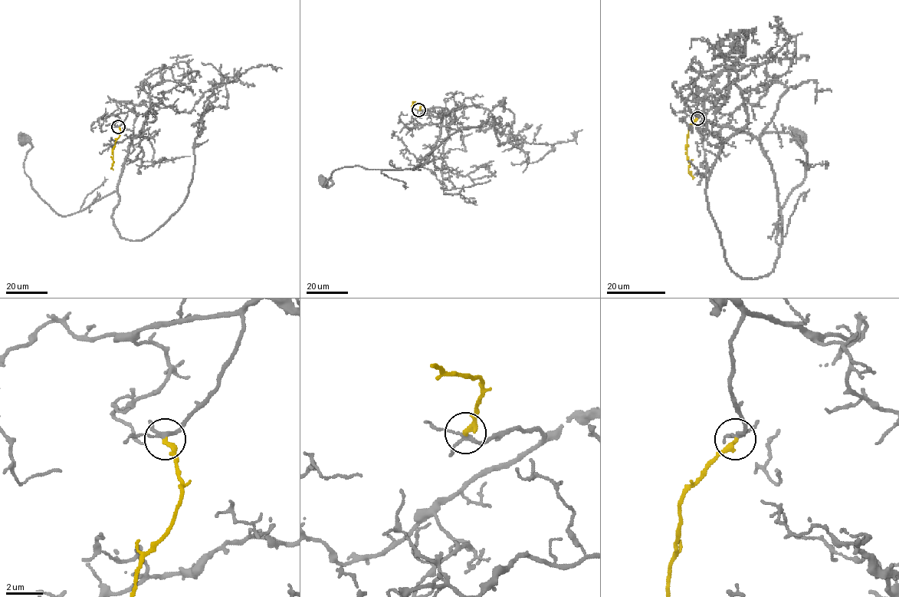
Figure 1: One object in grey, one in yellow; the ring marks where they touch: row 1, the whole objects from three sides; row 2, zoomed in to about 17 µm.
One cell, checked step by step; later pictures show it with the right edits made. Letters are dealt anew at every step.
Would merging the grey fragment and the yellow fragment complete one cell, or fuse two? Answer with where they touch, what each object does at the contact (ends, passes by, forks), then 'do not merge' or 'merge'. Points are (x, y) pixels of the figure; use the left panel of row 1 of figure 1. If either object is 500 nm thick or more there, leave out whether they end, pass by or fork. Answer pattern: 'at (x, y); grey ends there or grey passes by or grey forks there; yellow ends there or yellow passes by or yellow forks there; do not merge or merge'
at (118, 126); grey forks there; yellow ends there; merge

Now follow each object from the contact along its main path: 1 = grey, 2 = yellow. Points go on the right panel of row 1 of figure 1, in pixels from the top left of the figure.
1: (697, 118), (695, 96), (710, 121), (759, 140), (776, 186), (778, 244), (782, 208), (805, 178), (800, 136)
2: (697, 118), (689, 126), (687, 140), (688, 171), (692, 178)

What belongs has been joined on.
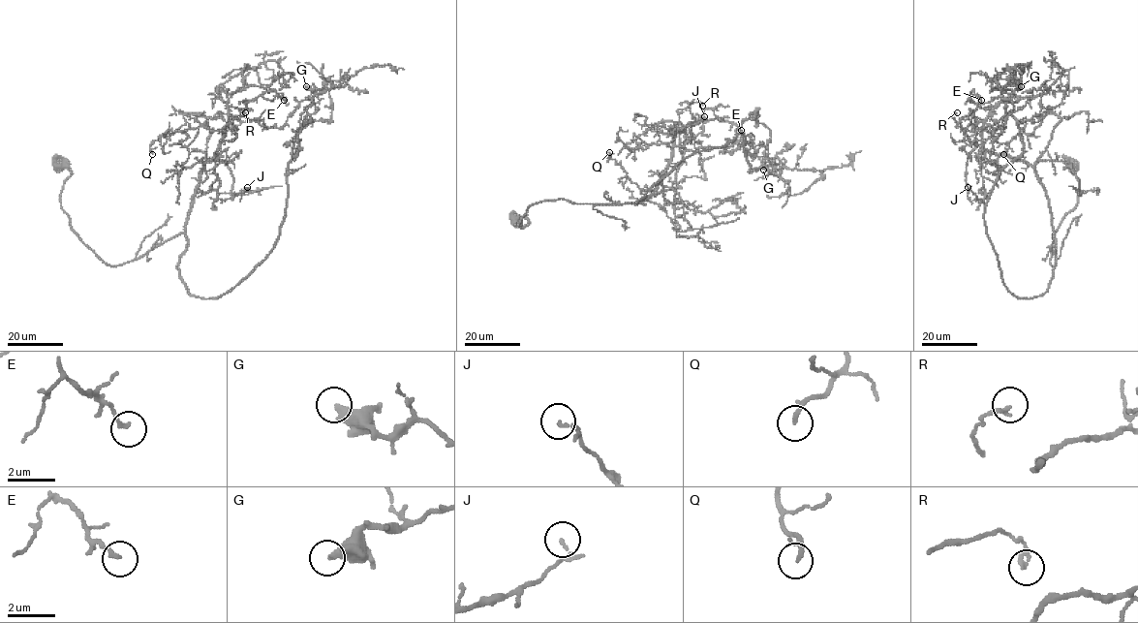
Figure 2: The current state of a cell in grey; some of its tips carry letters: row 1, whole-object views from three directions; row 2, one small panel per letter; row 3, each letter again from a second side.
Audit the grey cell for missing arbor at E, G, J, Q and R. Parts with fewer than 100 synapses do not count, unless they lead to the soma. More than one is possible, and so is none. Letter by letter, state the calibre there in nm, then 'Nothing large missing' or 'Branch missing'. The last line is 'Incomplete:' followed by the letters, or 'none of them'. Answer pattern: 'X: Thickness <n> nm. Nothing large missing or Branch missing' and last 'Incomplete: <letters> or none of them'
E: Thickness 170 nm. Nothing large missing
G: Thickness 440 nm. Nothing large missing
J: Thickness 130 nm. Nothing large missing
Q: Thickness 190 nm. Nothing large missing
R: Thickness 200 nm. Nothing large missing
Incomplete: none of them

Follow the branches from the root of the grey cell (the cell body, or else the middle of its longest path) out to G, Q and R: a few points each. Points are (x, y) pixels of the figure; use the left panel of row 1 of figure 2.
G: (57, 164), (60, 205), (106, 263), (183, 233), (180, 279), (217, 298), (279, 234), (322, 92), (306, 86)
Q: (57, 164), (71, 172), (60, 205), (72, 228), (115, 265), (184, 231), (207, 118), (185, 113), (152, 154)
R: (57, 164), (71, 172), (60, 205), (74, 232), (106, 263), (121, 264), (184, 231), (220, 130), (245, 112)

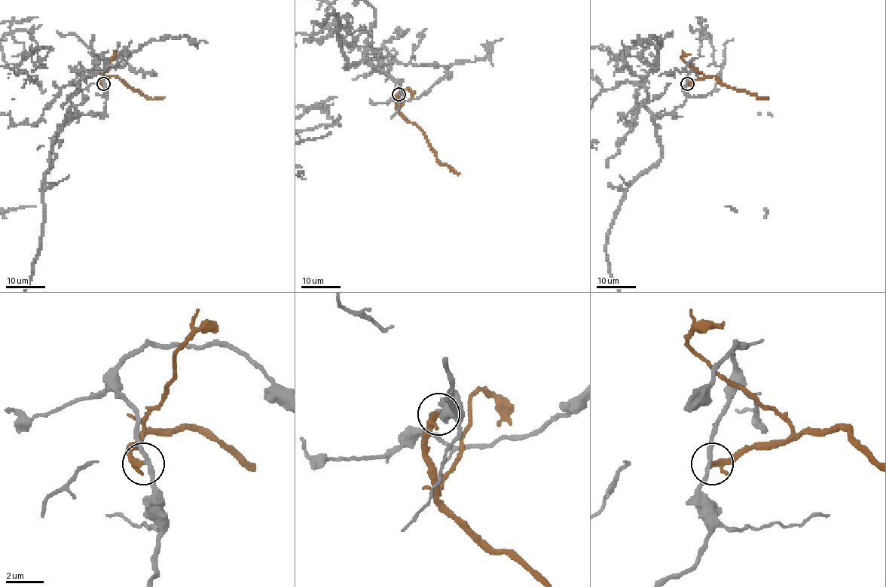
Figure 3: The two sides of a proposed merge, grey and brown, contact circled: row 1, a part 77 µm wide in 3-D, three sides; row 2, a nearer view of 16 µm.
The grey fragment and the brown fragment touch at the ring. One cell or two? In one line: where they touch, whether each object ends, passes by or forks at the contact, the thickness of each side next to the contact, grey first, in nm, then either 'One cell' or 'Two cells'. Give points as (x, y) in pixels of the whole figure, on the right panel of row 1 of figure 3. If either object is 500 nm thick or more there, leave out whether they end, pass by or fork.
Place: (687, 83). At the ring grey passes by. At the ring brown ends. Thickness 220 nm (grey) against 320 nm. Two cells

